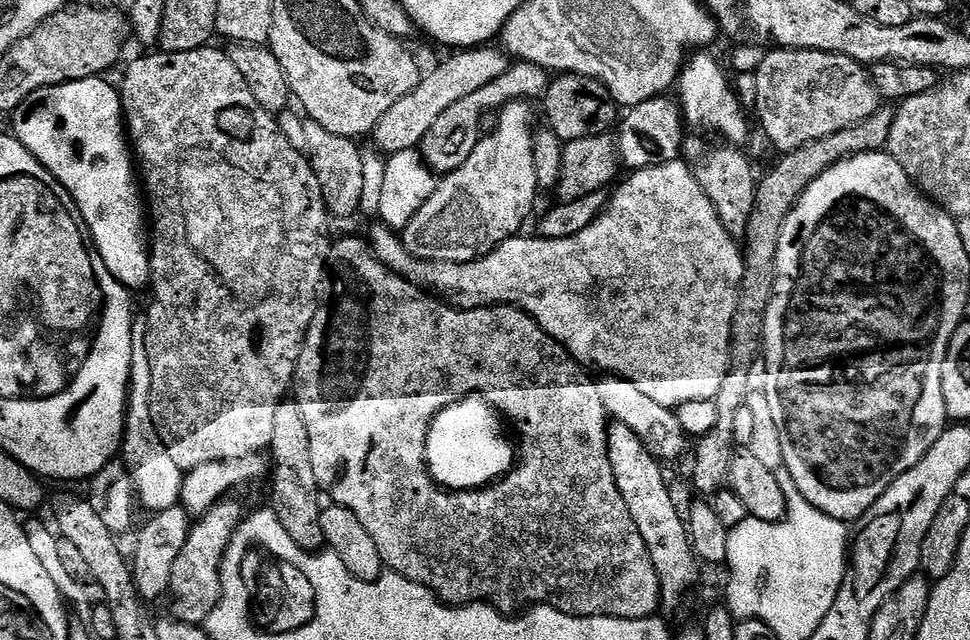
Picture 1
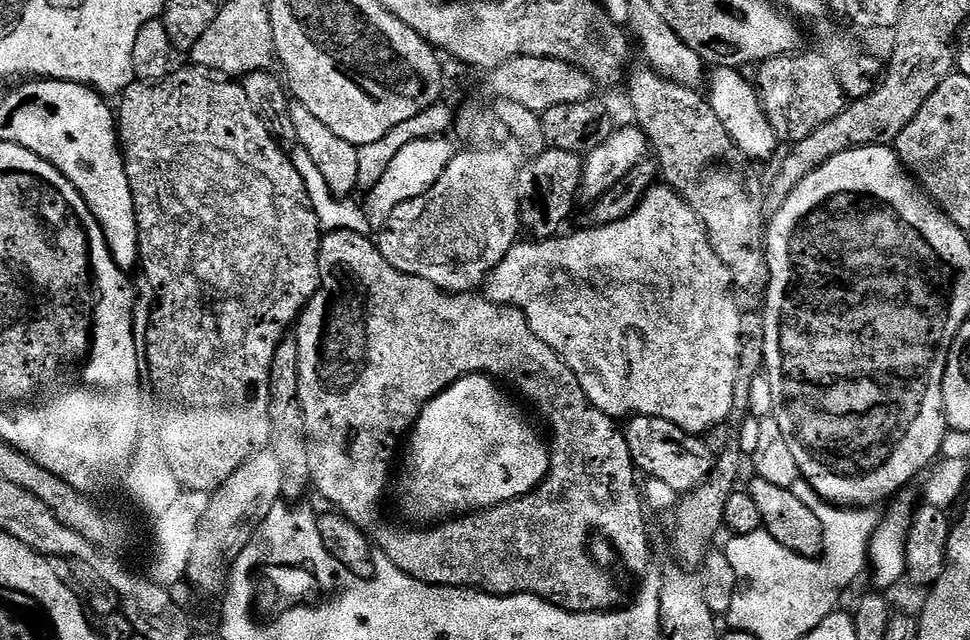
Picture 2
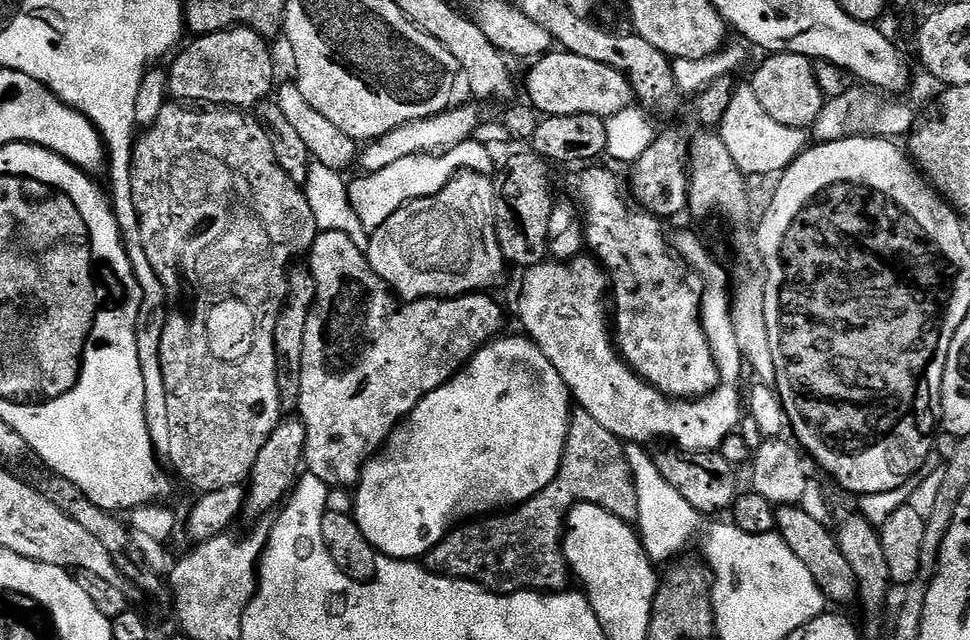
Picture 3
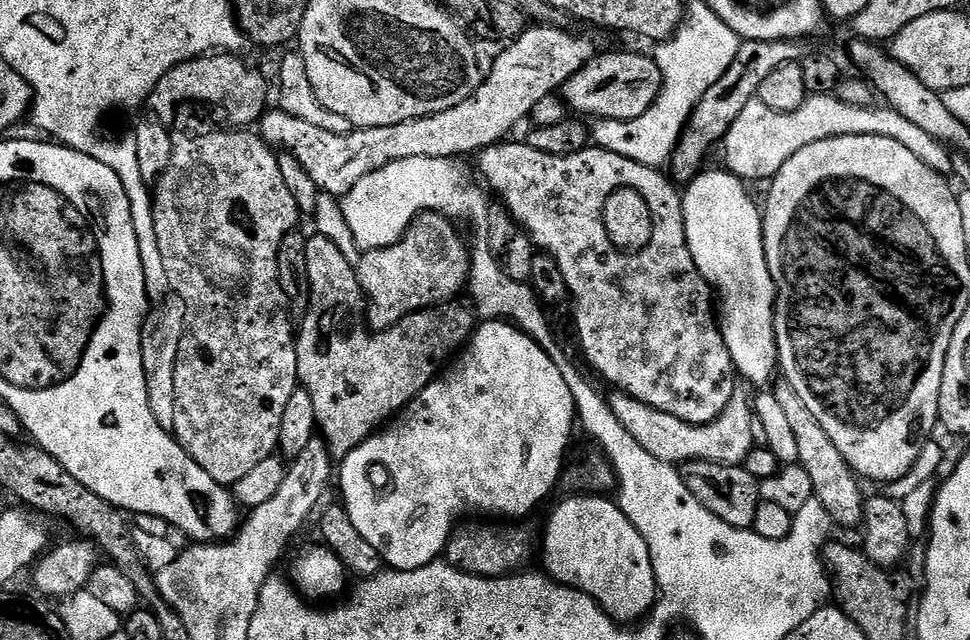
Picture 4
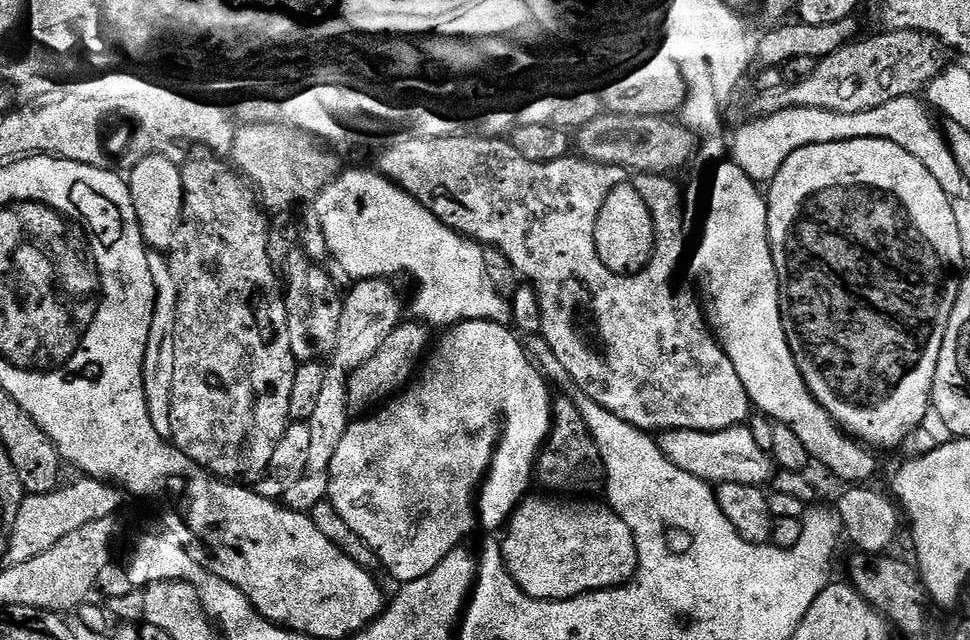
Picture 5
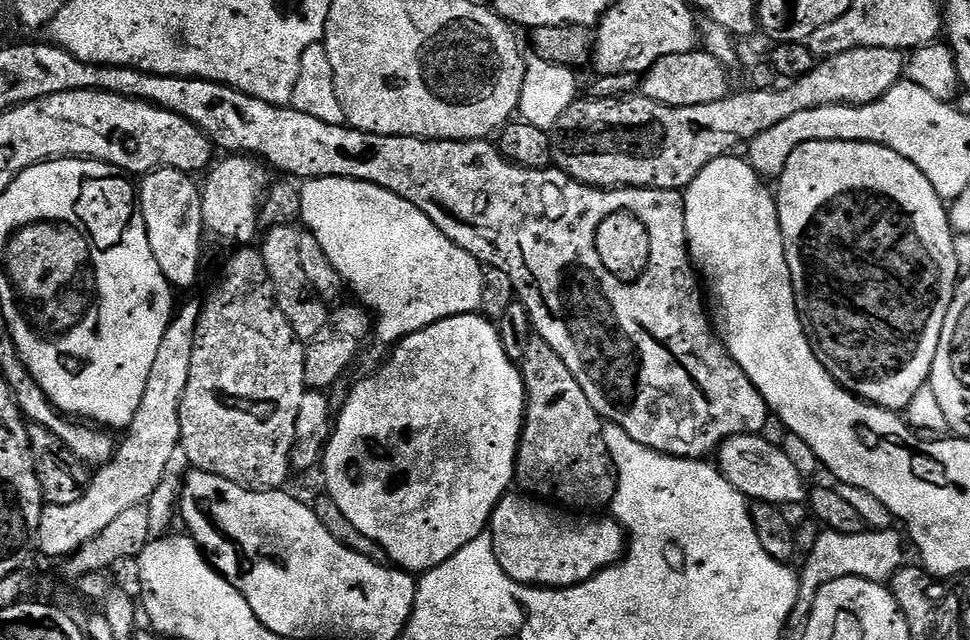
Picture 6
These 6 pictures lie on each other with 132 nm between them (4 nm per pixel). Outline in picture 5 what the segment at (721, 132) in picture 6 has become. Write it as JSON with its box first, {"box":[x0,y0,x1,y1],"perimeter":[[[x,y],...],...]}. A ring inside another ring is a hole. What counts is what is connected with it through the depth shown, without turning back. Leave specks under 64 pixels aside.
{"box":[574,32,942,174],"perimeter":[[[890,32],[844,44],[817,63],[814,74],[797,84],[759,93],[752,104],[753,117],[769,116],[787,108],[821,108],[838,114],[862,114],[886,106],[894,98],[923,93],[942,70],[941,45],[926,32]],[[603,114],[594,118],[588,125],[578,129],[574,136],[574,148],[585,160],[593,160],[596,164],[613,164],[622,166],[636,174],[672,174],[688,159],[697,155],[698,137],[688,128],[667,116],[614,116]]]}

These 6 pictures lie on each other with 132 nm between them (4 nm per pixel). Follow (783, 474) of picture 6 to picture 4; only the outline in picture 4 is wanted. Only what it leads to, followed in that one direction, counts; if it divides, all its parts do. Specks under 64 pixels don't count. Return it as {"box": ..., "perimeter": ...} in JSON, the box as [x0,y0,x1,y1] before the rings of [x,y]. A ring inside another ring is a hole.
{"box":[610,390,753,466],"perimeter":[[[738,390],[730,398],[726,410],[714,422],[709,424],[687,424],[682,418],[674,418],[662,410],[654,410],[642,402],[623,394],[611,397],[610,403],[618,422],[626,426],[626,434],[662,462],[673,466],[683,466],[689,460],[709,460],[719,464],[743,465],[746,454],[750,454],[752,440],[750,420],[753,413],[753,401],[744,390]]]}

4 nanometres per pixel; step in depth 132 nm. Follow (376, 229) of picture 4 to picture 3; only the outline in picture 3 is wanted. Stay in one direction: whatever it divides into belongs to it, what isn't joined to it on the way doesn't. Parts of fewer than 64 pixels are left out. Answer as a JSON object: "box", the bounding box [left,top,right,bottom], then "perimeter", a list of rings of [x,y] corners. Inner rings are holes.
{"box":[348,138,492,234],"perimeter":[[[473,138],[453,148],[447,148],[445,152],[423,152],[421,156],[401,158],[391,166],[386,166],[386,170],[360,174],[360,177],[356,181],[353,179],[348,186],[354,214],[358,214],[362,226],[366,226],[366,230],[371,234],[403,204],[438,194],[442,186],[450,183],[460,172],[481,172],[484,176],[492,176],[492,156],[488,153],[487,146],[479,144],[478,141],[479,139]]]}

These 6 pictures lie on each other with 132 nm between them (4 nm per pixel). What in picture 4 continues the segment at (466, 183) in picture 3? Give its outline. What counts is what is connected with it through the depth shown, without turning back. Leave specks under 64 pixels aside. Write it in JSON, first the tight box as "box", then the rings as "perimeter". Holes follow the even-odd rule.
{"box":[358,212,472,332],"perimeter":[[[421,212],[404,232],[404,237],[389,248],[374,248],[365,251],[358,261],[360,286],[364,289],[367,303],[371,305],[366,312],[366,323],[369,329],[384,332],[394,326],[411,312],[422,308],[433,307],[437,302],[448,302],[460,291],[465,291],[472,271],[472,254],[470,244],[460,237],[453,221],[442,212]]]}

